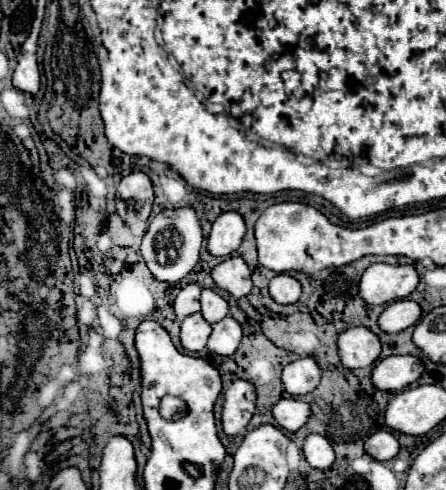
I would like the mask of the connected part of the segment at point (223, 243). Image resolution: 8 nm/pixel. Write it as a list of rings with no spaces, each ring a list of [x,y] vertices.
[[[224,212],[212,224],[208,238],[208,252],[214,256],[230,256],[242,244],[246,234],[244,218],[238,212]]]

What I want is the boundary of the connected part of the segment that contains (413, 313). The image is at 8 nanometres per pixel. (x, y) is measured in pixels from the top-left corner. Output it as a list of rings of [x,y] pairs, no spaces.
[[[396,300],[380,314],[380,328],[384,332],[402,332],[422,318],[422,308],[414,300]]]

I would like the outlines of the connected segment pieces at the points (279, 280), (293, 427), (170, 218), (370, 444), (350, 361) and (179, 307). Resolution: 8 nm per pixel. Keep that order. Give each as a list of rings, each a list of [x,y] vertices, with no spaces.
[[[276,274],[270,280],[270,296],[278,304],[292,304],[300,298],[300,294],[302,294],[300,282],[290,274]]]
[[[284,398],[272,408],[272,414],[274,414],[278,426],[282,426],[290,432],[296,432],[310,420],[312,410],[310,410],[308,402],[302,402],[296,398]]]
[[[192,206],[166,208],[160,214],[156,214],[154,220],[150,222],[146,236],[142,238],[140,252],[144,256],[146,266],[158,280],[174,284],[174,282],[180,282],[184,276],[188,276],[188,272],[198,264],[202,240],[204,236],[202,236],[200,218]]]
[[[378,430],[366,440],[366,452],[374,460],[392,460],[398,454],[398,450],[400,450],[398,440],[394,438],[392,432],[386,430]]]
[[[364,326],[344,330],[338,338],[338,348],[342,354],[342,364],[350,370],[372,366],[382,352],[378,334]]]
[[[188,282],[180,294],[176,296],[174,300],[174,310],[176,310],[176,316],[178,318],[186,318],[188,314],[194,314],[200,310],[200,286],[196,282]]]

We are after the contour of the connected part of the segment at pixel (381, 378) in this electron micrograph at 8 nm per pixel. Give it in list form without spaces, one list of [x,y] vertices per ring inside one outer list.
[[[388,356],[380,360],[372,372],[372,382],[380,390],[400,392],[404,386],[416,382],[424,374],[424,364],[418,356]]]

